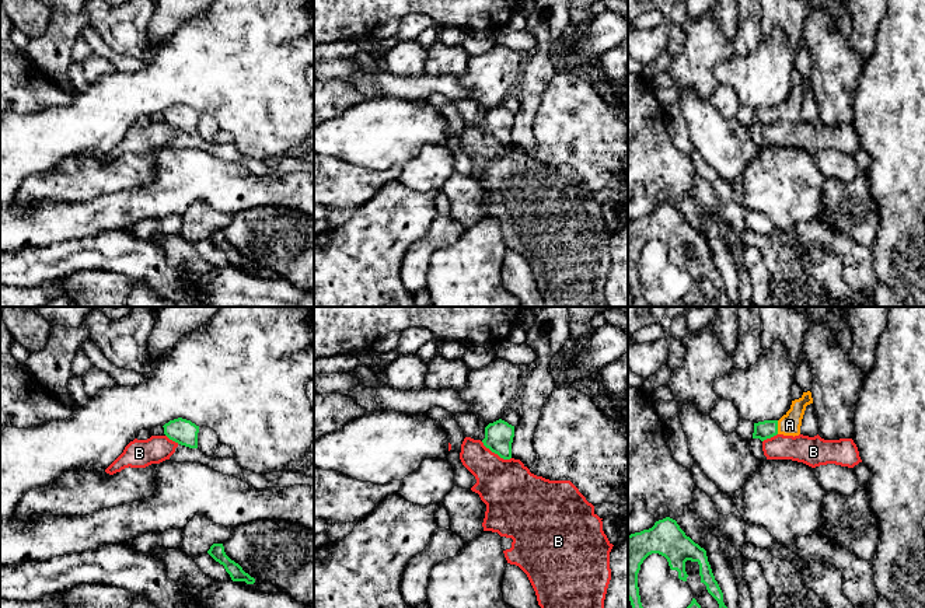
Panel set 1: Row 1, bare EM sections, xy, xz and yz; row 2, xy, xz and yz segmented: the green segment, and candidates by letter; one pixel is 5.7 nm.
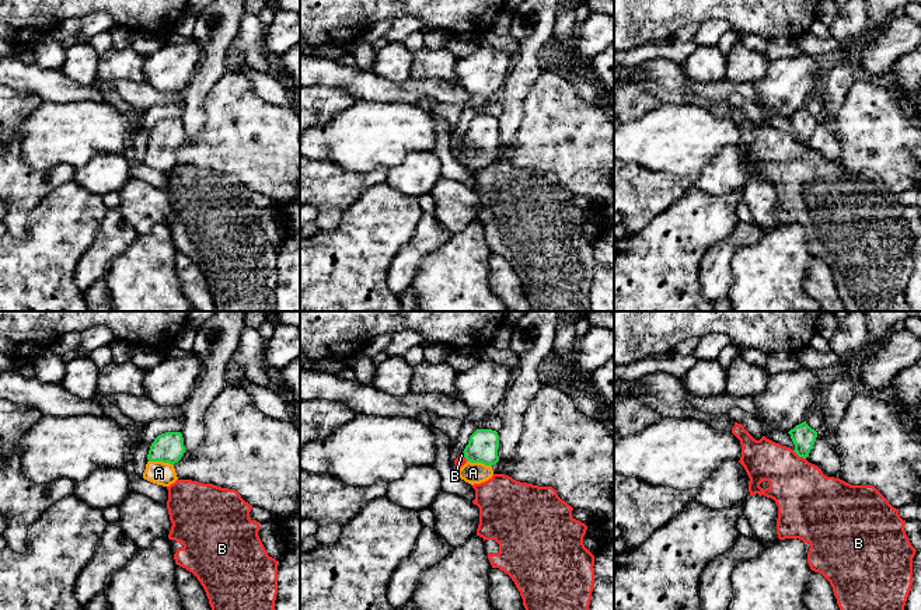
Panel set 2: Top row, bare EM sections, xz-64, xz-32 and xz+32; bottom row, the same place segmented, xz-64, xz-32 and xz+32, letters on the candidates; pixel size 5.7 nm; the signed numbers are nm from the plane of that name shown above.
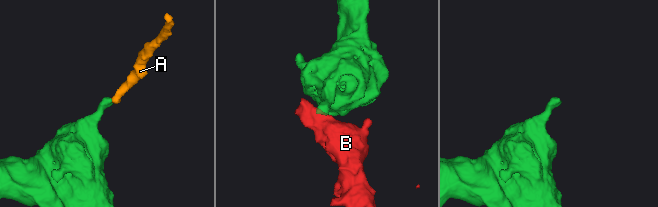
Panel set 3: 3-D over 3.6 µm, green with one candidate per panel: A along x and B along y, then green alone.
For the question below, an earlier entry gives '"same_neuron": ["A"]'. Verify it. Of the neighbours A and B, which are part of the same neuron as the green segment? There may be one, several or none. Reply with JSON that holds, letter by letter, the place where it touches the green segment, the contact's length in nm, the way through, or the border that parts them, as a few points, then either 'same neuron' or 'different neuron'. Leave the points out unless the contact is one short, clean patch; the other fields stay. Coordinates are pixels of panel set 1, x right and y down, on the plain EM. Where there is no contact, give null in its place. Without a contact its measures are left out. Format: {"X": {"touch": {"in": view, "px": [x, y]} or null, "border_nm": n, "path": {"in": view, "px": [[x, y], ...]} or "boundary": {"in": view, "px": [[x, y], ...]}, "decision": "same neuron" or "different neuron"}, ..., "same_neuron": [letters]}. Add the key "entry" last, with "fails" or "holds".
{"A": {"touch": {"in": "yz", "px": [777, 114]}, "border_nm": 80, "path": {"in": "yz", "px": [[767, 115], [777, 114], [789, 111]]}, "decision": "same neuron"}, "B": {"touch": {"in": "xz", "px": [496, 139]}, "border_nm": 200, "boundary": {"in": "xz", "px": [[481, 128], [501, 143], [510, 144]]}, "decision": "different neuron"}, "same_neuron": ["A"], "entry": "holds"}

